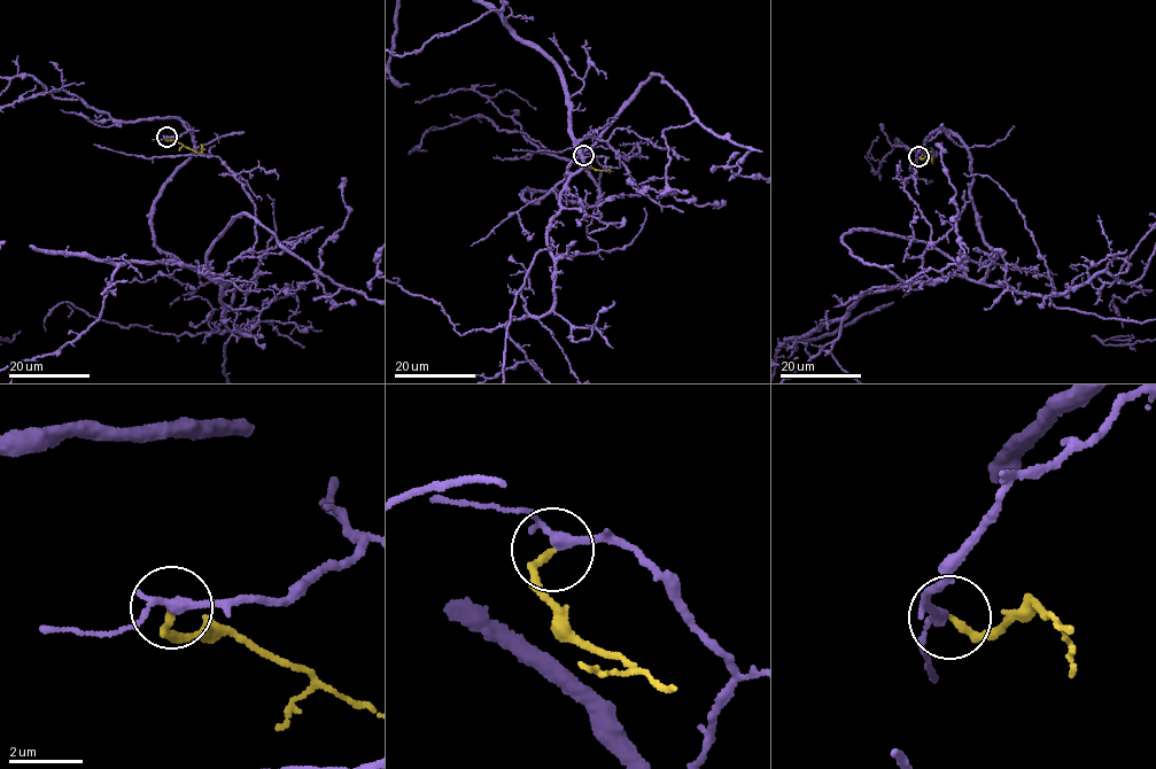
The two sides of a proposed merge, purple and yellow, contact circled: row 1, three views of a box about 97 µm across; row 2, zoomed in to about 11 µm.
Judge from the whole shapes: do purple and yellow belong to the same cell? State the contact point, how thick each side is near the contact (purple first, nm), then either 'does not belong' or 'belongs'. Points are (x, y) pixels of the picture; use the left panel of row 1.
(167, 137) | 200/200 nm | belongs

